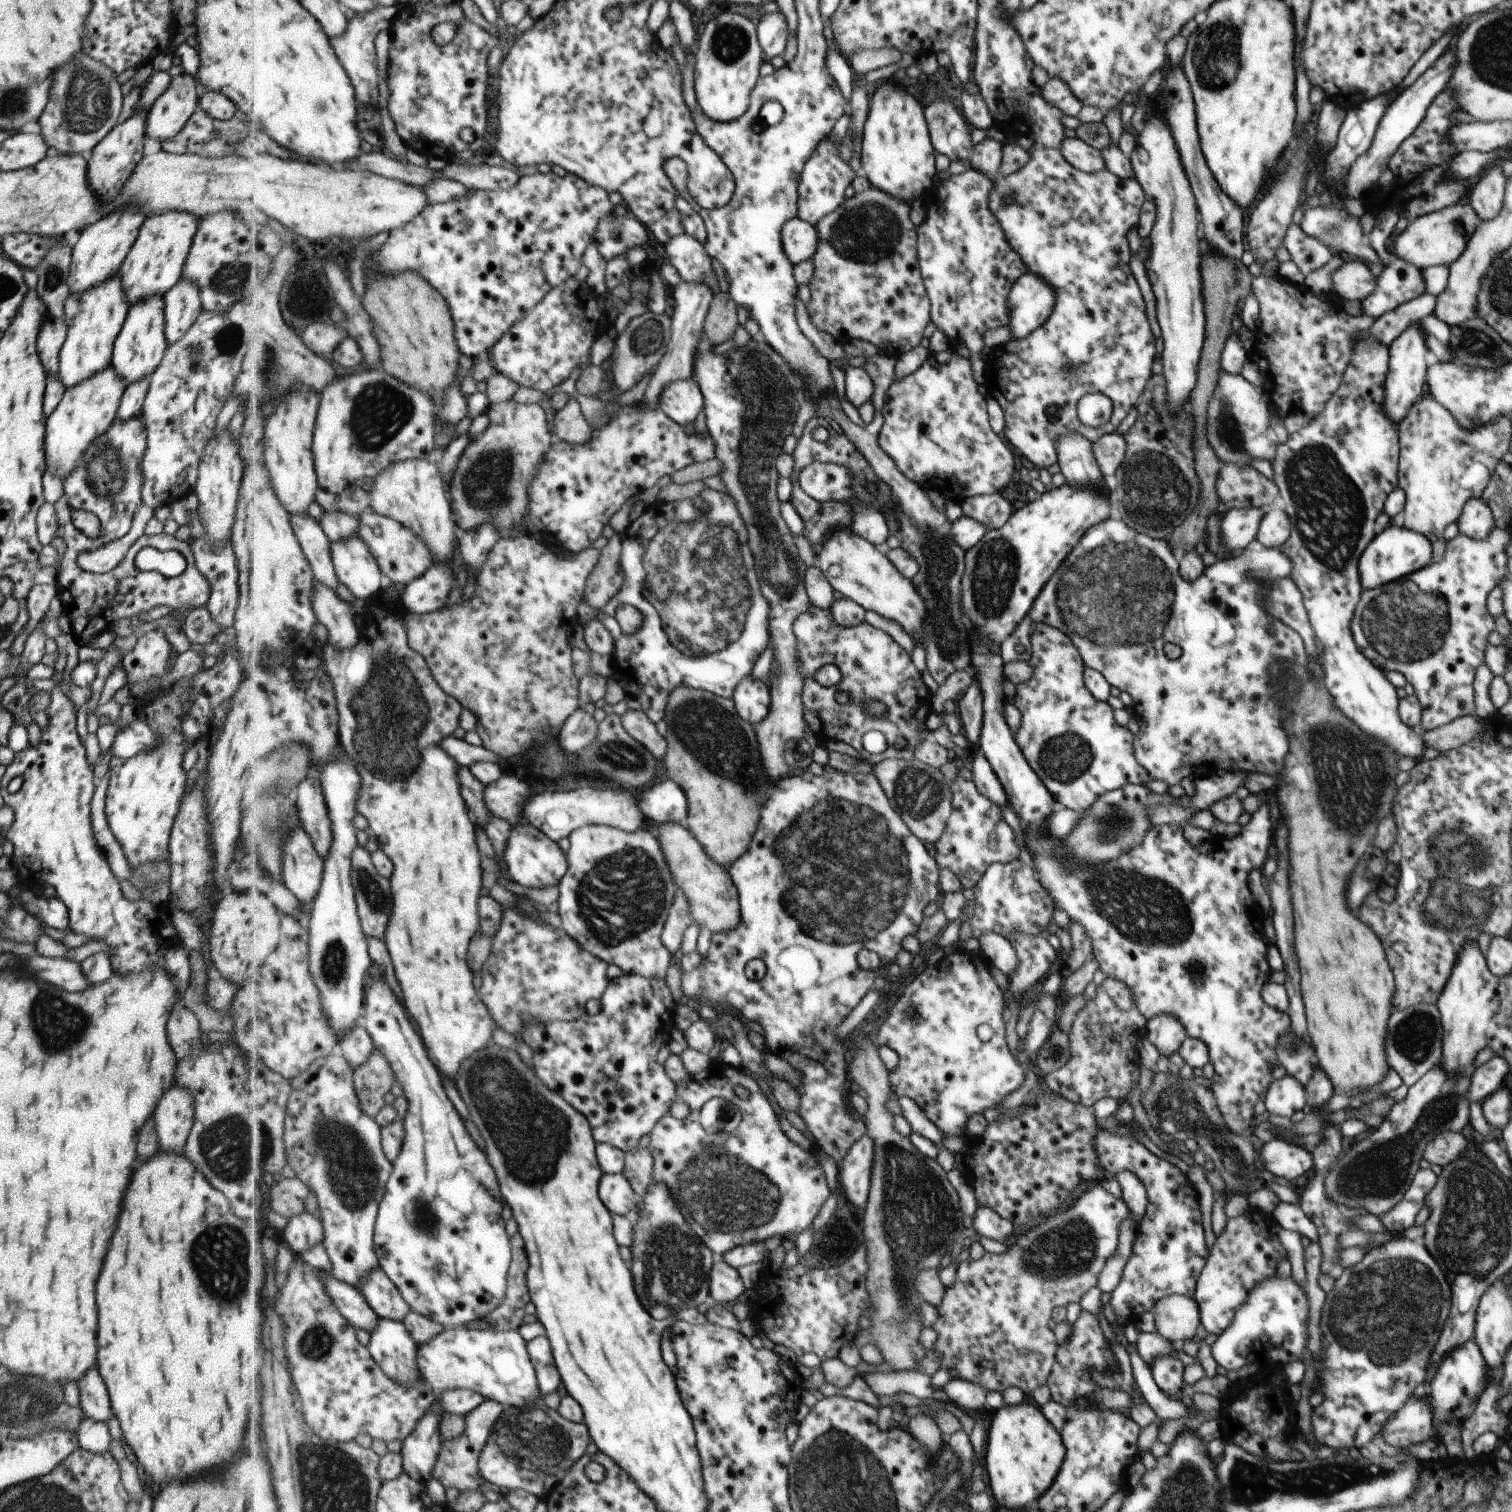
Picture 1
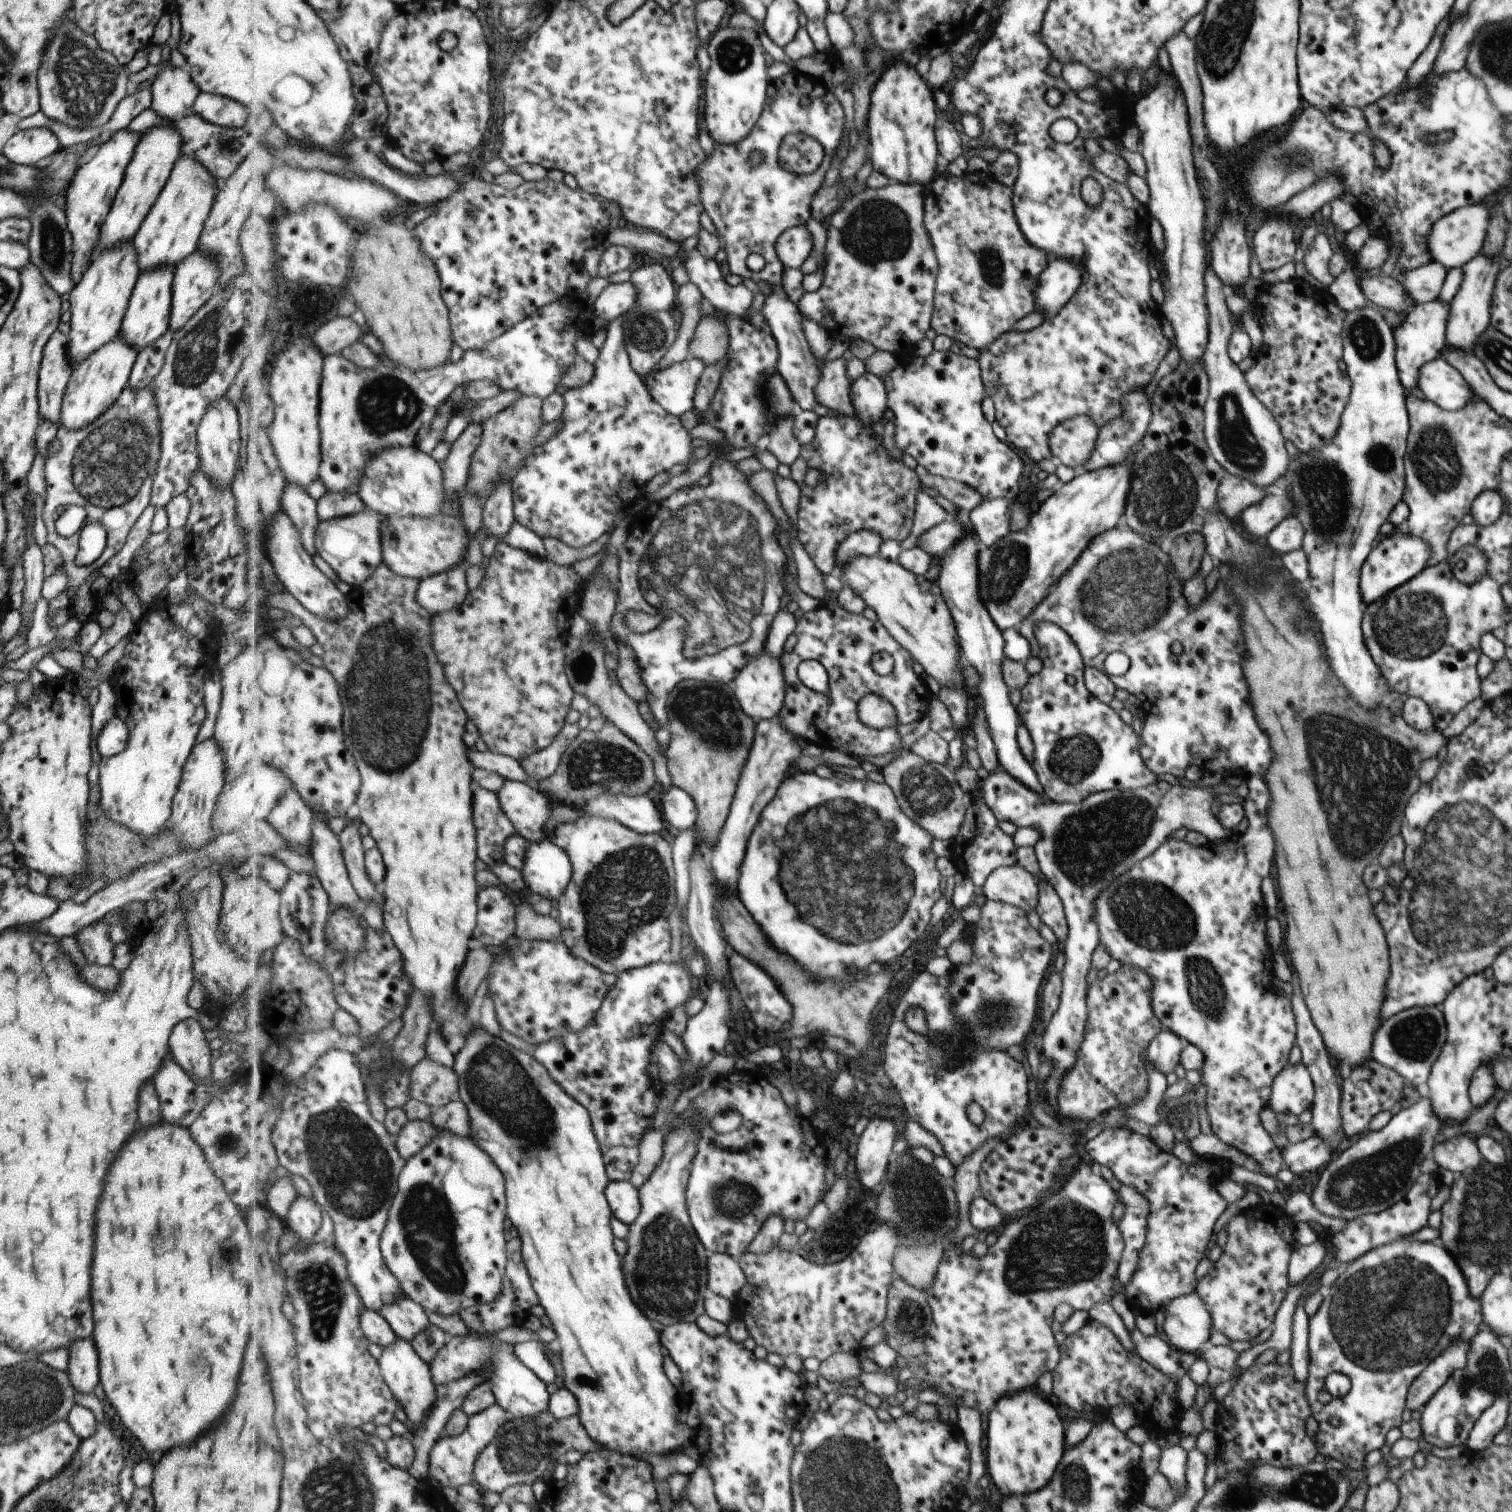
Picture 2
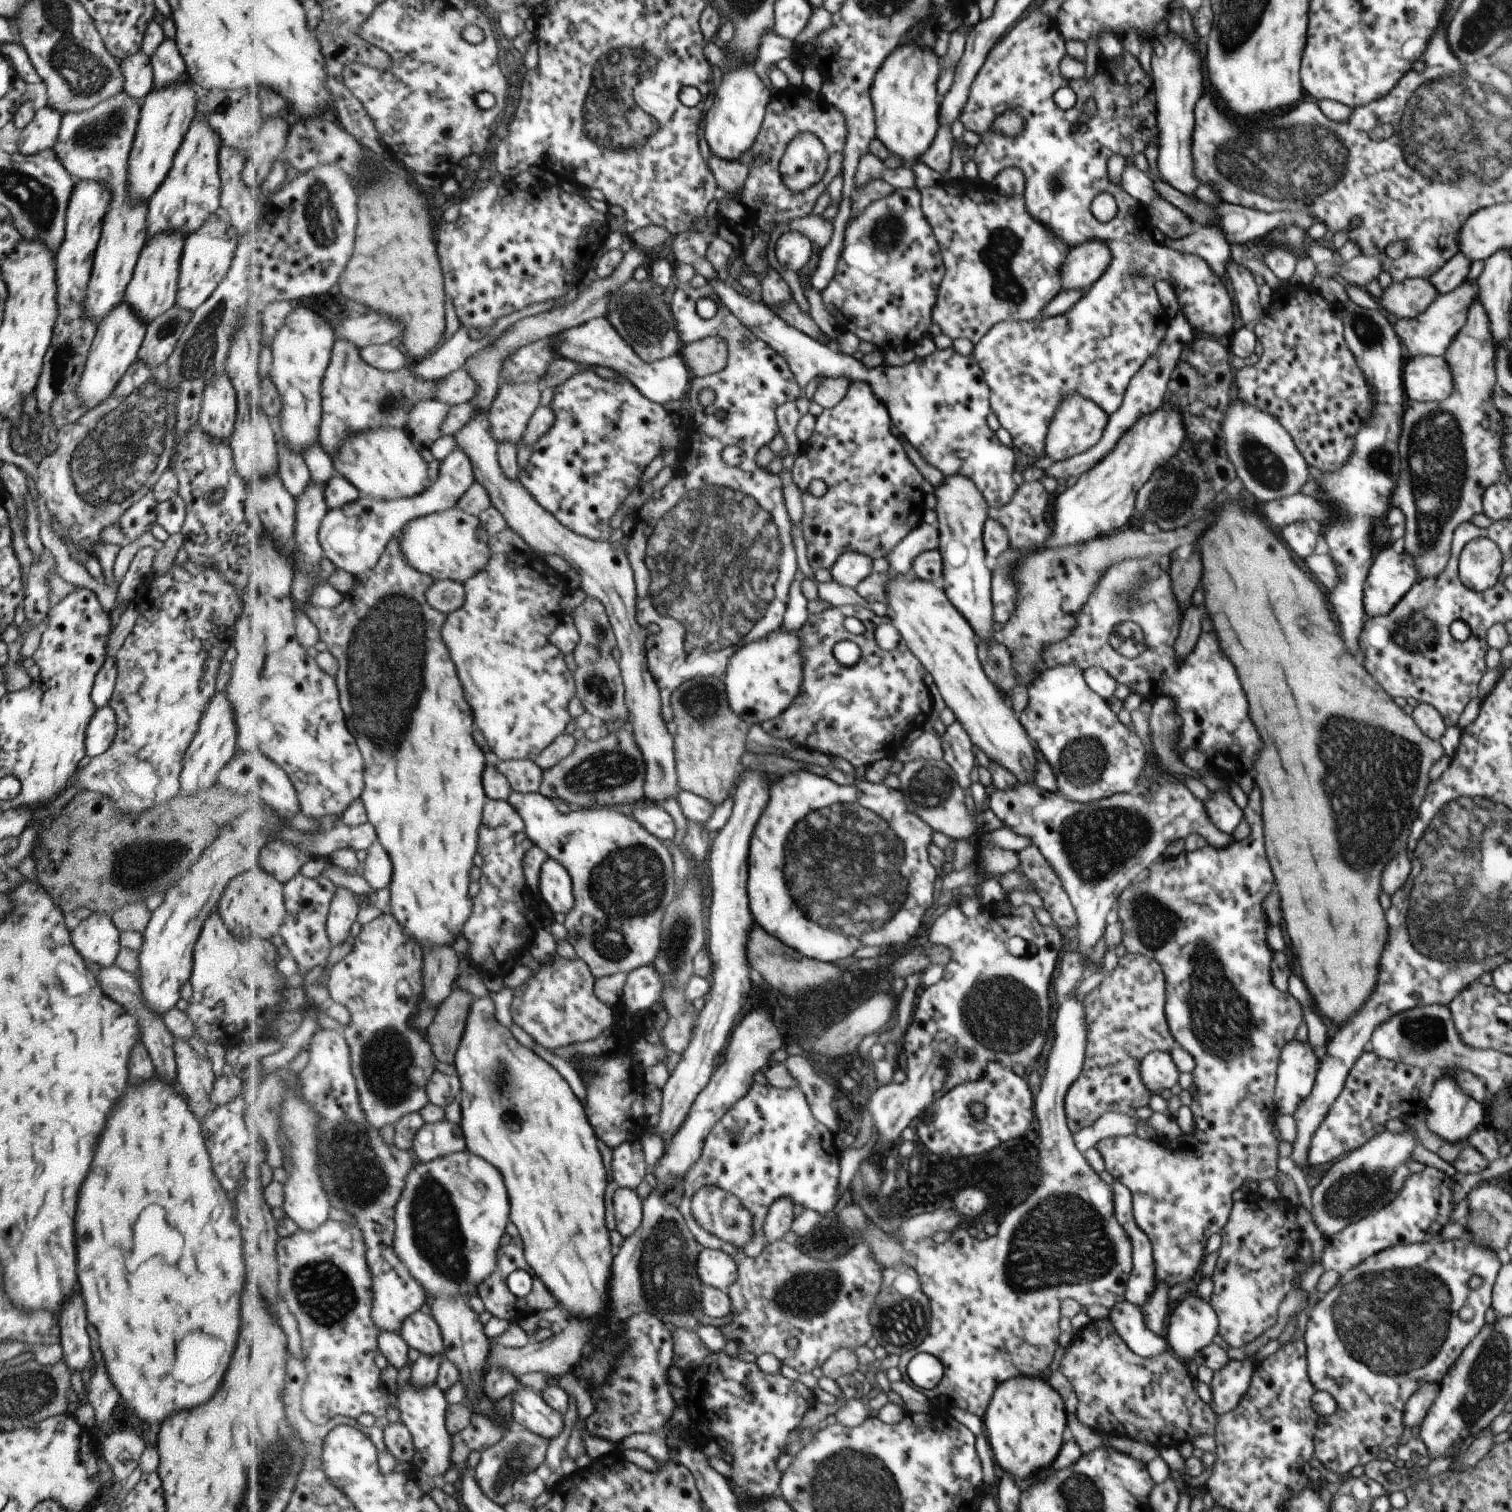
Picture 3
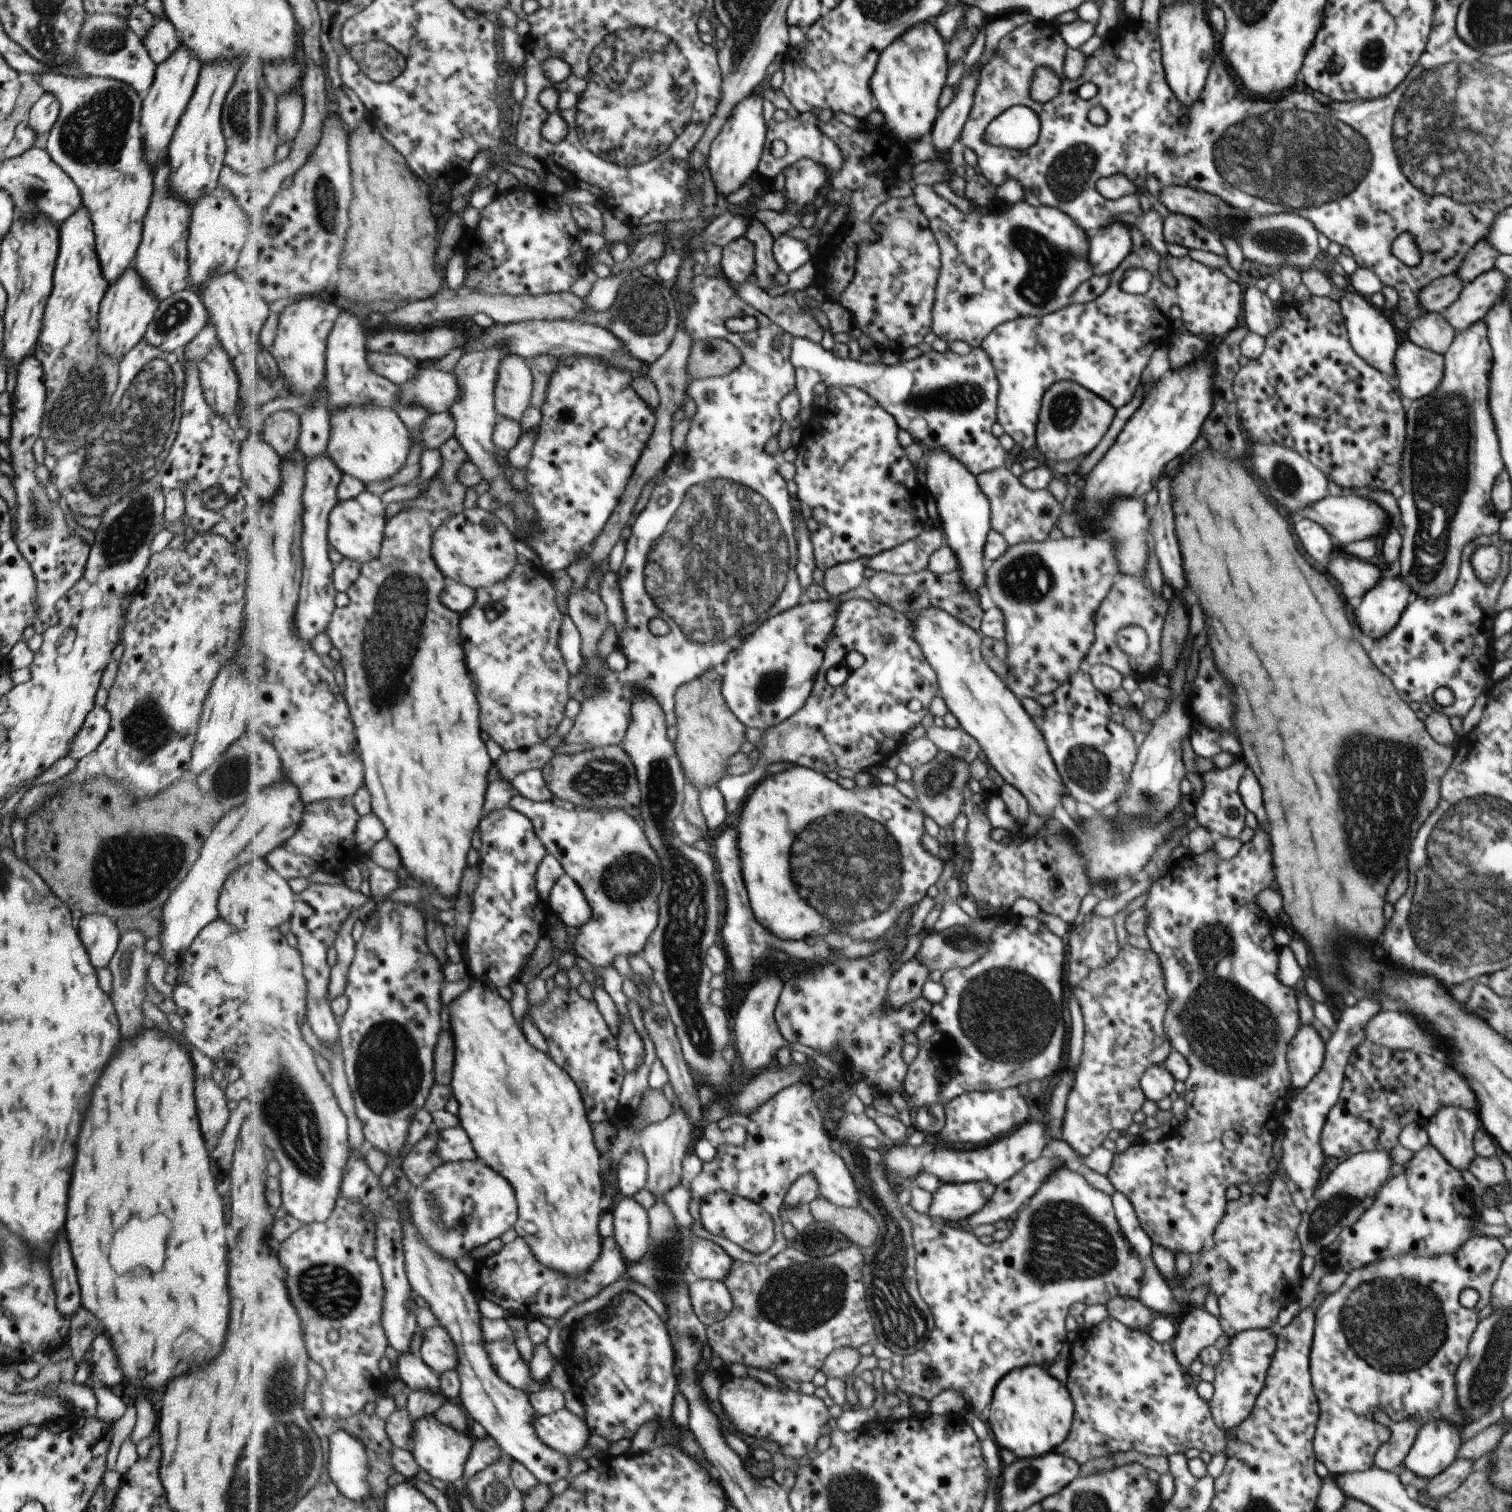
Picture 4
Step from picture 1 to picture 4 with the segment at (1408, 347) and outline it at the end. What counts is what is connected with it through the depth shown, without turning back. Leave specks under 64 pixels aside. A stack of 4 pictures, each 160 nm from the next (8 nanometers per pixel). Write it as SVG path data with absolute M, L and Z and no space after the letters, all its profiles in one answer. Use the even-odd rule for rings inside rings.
M1495 268L1465 283L1455 303L1447 307L1447 322L1455 332L1465 331L1485 315L1502 298L1507 278Z

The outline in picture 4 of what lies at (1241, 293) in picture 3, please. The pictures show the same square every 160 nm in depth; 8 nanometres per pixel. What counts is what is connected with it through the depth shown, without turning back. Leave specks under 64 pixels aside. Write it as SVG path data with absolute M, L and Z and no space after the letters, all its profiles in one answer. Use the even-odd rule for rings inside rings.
M1249 286L1243 294L1243 322L1252 333L1265 338L1271 335L1273 331L1280 326L1278 310L1271 304L1271 300L1255 290L1255 287Z

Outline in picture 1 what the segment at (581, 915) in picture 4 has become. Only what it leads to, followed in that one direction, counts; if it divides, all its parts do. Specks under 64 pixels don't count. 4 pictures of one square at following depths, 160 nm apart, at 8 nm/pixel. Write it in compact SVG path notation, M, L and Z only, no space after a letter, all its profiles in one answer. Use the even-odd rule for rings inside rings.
M531 824L519 825L512 828L503 862L515 883L527 888L545 888L558 885L568 874L569 863L567 853L559 850L559 844L547 833Z

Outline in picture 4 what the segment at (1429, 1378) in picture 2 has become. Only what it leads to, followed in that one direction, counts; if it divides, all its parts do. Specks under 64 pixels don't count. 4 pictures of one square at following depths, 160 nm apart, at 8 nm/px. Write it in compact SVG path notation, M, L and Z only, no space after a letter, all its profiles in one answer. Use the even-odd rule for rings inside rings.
M1380 1410L1373 1413L1373 1419L1389 1429L1390 1434L1387 1442L1376 1451L1373 1466L1388 1473L1397 1473L1403 1467L1403 1459L1414 1444L1417 1426L1413 1420L1393 1422Z

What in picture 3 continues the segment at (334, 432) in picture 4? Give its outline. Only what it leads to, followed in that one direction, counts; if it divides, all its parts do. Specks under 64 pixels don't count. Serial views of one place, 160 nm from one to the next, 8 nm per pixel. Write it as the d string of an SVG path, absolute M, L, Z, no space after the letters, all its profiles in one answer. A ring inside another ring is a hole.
M371 428L349 436L334 458L336 471L346 477L362 496L375 500L412 499L429 490L433 482L429 478L429 462L413 446L406 429Z

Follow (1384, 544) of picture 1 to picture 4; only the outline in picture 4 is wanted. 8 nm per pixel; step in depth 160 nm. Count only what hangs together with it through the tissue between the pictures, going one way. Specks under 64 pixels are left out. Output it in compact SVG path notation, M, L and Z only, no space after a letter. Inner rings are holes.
M1399 576L1381 578L1357 602L1355 620L1361 632L1372 640L1385 637L1400 620L1412 594L1408 584Z

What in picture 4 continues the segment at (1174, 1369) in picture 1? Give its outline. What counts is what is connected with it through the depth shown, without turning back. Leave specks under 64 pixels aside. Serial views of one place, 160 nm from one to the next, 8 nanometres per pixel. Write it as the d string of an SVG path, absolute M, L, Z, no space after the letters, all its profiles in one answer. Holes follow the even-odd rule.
M1116 1296L1104 1304L1109 1318L1121 1321L1131 1328L1141 1329L1145 1332L1152 1312L1139 1300L1128 1296Z

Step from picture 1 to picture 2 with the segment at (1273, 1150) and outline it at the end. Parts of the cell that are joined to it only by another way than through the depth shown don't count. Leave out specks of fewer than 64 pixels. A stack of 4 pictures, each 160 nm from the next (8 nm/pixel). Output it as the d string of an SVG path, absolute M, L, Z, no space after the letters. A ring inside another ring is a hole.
M1315 1134L1298 1143L1288 1142L1286 1148L1282 1149L1286 1169L1293 1175L1321 1170L1335 1153L1333 1145Z

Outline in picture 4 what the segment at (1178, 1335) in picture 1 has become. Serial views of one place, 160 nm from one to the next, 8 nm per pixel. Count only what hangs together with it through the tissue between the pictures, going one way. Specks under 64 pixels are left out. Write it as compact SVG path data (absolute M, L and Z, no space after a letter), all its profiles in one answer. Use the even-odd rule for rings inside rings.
M1190 1306L1190 1309L1181 1316L1177 1331L1172 1338L1172 1351L1176 1361L1183 1369L1189 1371L1189 1365L1198 1359L1198 1352L1203 1347L1212 1346L1213 1342L1223 1334L1218 1318L1207 1313L1204 1308Z

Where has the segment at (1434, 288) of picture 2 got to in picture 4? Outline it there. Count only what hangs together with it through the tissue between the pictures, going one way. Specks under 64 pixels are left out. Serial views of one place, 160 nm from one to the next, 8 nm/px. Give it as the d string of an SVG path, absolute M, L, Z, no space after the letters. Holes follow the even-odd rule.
M1487 240L1476 243L1473 252L1462 261L1462 266L1455 272L1462 282L1470 283L1476 276L1494 268L1495 259L1500 252Z

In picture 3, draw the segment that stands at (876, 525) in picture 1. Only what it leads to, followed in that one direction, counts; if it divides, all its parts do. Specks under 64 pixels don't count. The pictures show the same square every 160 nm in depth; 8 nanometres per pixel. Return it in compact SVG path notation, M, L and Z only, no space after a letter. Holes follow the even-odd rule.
M845 552L841 554L831 570L834 582L839 582L841 586L856 589L863 580L873 572L873 558L861 552Z

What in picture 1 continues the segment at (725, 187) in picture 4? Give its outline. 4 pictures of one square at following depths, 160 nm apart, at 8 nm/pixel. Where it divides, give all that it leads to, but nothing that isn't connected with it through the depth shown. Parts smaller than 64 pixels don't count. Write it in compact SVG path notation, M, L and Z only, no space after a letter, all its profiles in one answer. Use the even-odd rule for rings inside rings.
M722 13L703 28L695 53L694 88L697 102L705 116L714 123L741 119L752 104L752 92L760 80L765 52L758 36L757 21L736 13Z

